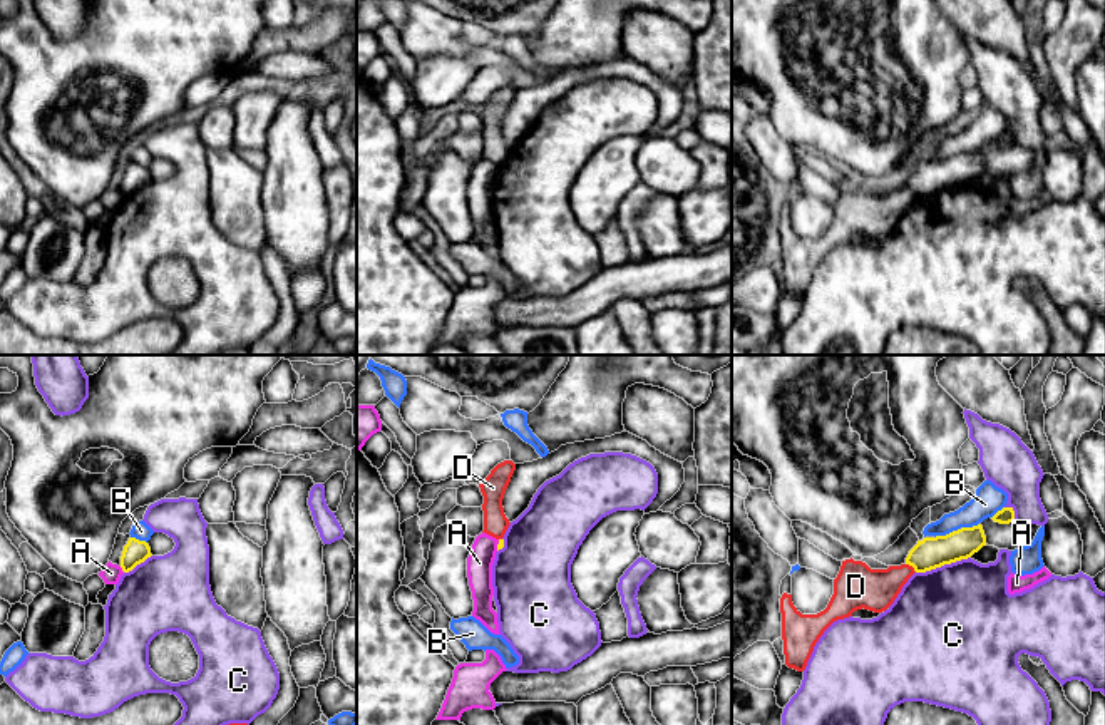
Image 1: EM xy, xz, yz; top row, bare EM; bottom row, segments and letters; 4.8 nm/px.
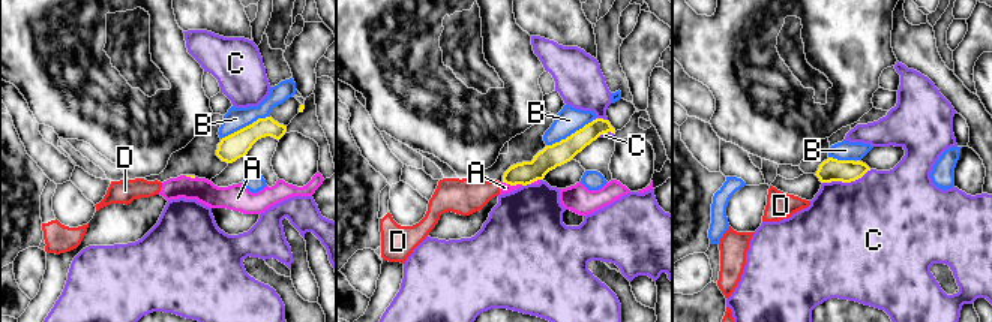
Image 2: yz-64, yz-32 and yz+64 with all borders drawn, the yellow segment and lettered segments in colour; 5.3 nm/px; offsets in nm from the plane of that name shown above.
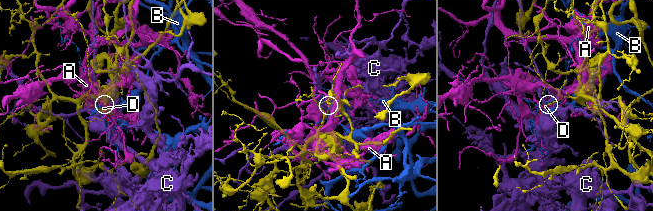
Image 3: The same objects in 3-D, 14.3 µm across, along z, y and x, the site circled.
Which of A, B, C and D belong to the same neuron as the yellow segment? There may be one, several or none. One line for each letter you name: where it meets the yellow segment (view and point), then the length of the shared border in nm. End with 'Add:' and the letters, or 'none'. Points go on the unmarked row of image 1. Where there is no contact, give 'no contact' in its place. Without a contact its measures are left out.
Add: none

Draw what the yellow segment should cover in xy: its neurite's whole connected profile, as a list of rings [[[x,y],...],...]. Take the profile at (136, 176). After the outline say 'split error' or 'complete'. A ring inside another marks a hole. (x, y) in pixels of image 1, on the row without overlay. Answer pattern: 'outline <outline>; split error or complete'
outline [[[129,162],[121,181],[121,193],[124,198],[132,196],[137,189],[151,183],[151,172],[146,166]]]; complete

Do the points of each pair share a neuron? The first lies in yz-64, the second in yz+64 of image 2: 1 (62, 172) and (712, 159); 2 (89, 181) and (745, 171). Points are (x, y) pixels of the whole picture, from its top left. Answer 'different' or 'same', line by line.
1: same
2: same

